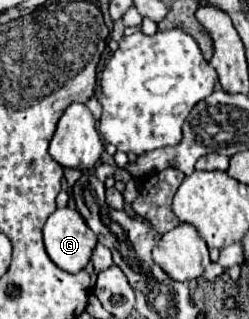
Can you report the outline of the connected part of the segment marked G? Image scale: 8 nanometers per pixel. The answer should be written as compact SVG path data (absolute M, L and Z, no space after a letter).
M69 207L49 215L43 227L43 239L49 259L67 273L85 269L97 245L97 237L87 227L85 219Z

